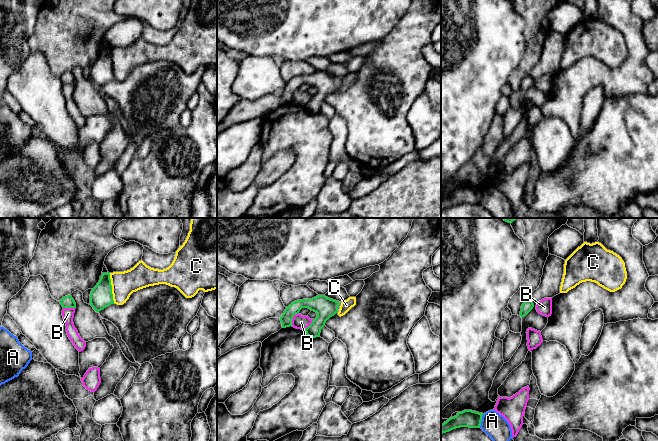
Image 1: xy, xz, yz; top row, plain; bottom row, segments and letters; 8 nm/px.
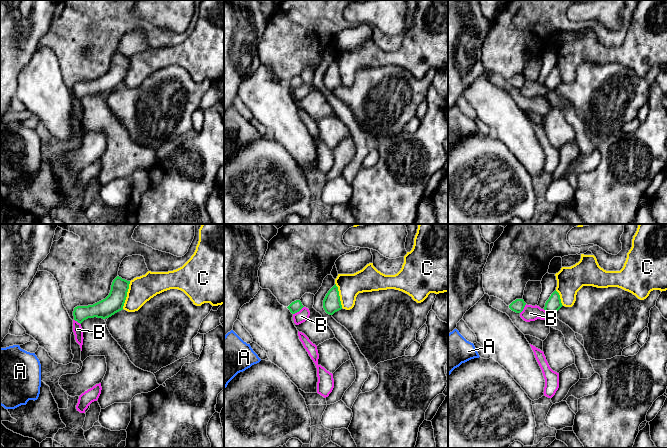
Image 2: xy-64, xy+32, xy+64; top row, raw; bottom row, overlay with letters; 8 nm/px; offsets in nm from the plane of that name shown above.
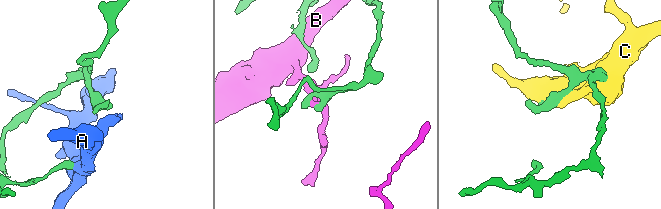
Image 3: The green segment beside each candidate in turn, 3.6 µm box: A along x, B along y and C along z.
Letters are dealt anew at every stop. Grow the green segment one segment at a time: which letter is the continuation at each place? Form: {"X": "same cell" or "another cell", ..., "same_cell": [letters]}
{"A": "another cell", "B": "another cell", "C": "another cell", "same_cell": []}

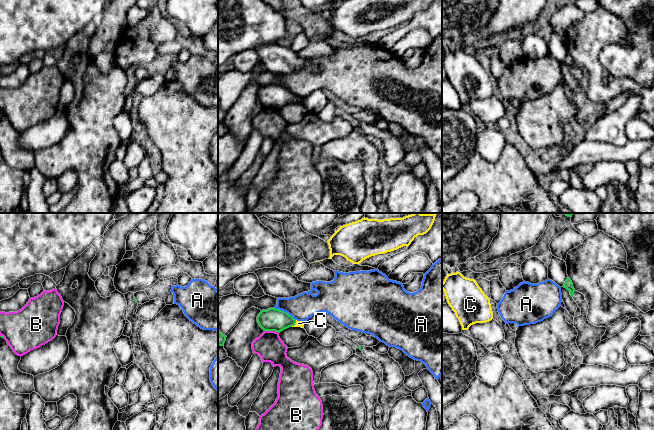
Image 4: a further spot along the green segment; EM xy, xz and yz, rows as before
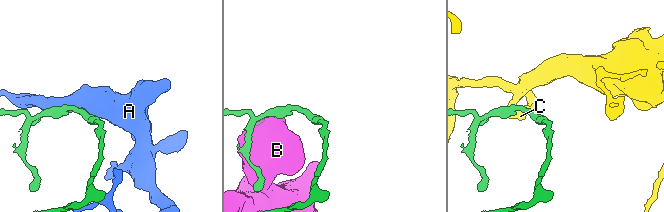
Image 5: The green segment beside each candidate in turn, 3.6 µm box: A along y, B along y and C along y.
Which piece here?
{"A": "another cell", "B": "another cell", "C": "another cell", "same_cell": []}

